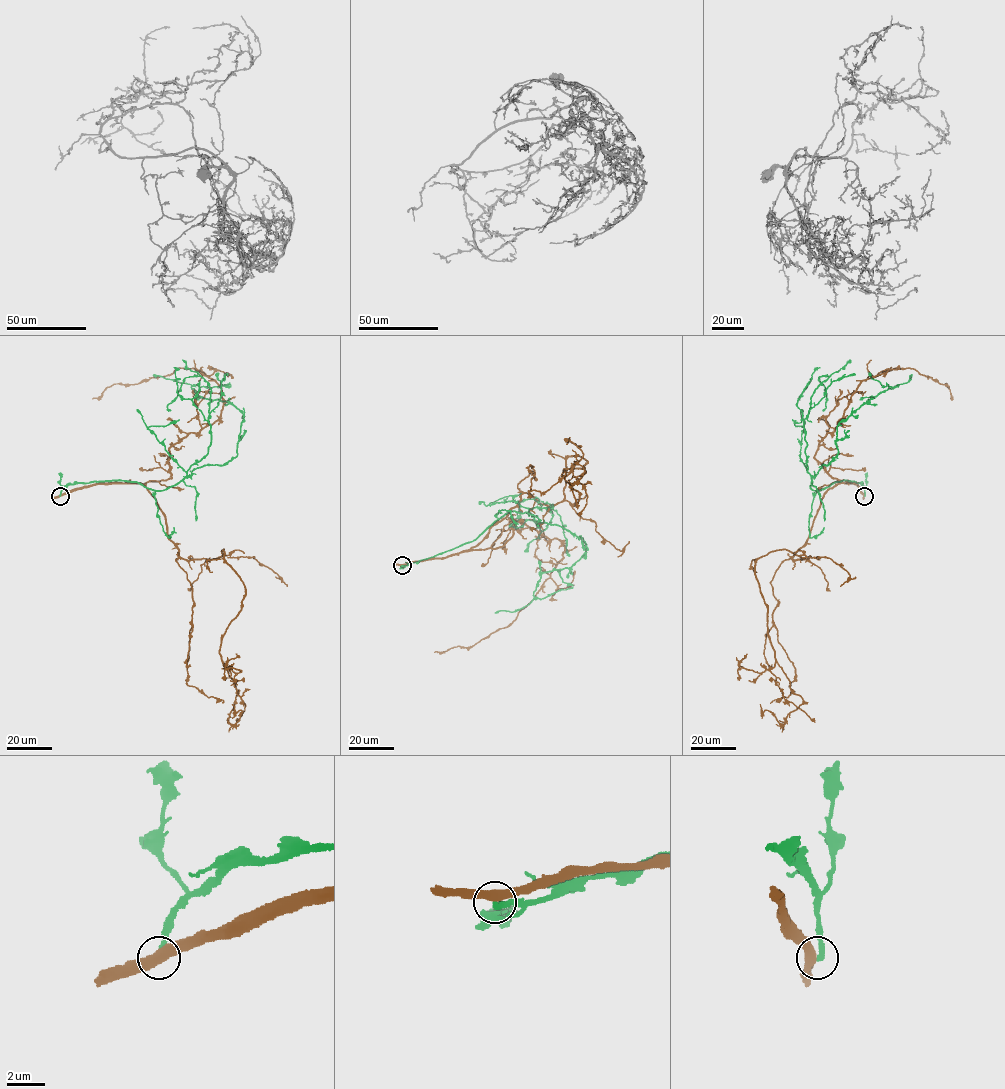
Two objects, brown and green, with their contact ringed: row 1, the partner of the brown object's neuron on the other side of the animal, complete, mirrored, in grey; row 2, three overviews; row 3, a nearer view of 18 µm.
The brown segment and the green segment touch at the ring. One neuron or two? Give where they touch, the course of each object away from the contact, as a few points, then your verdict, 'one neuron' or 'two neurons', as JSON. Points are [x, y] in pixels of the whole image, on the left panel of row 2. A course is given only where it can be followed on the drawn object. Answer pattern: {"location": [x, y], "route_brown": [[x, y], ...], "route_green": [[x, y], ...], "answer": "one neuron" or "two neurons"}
{"location": [60, 496], "route_brown": [[59, 495], [141, 483], [181, 557], [223, 549], [246, 594], [219, 651], [233, 724], [232, 704]], "route_green": [[59, 495], [116, 480], [162, 490], [226, 463], [243, 414], [191, 388], [230, 386], [218, 373]], "answer": "two neurons"}

